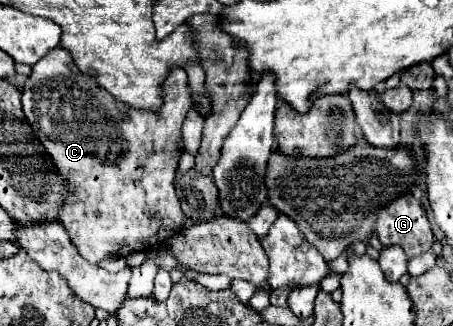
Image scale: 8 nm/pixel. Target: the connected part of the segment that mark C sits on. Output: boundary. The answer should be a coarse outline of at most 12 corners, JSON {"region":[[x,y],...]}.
{"region":[[52,49],[24,115],[70,185],[80,255],[126,257],[192,225],[174,193],[192,107],[116,101]]}

